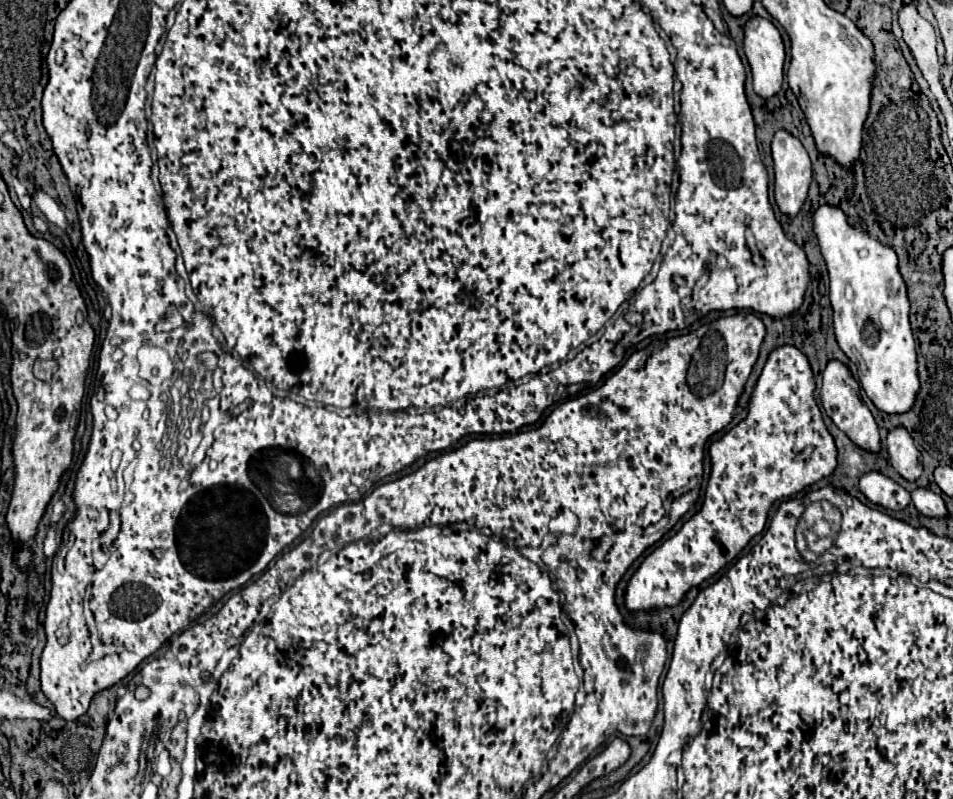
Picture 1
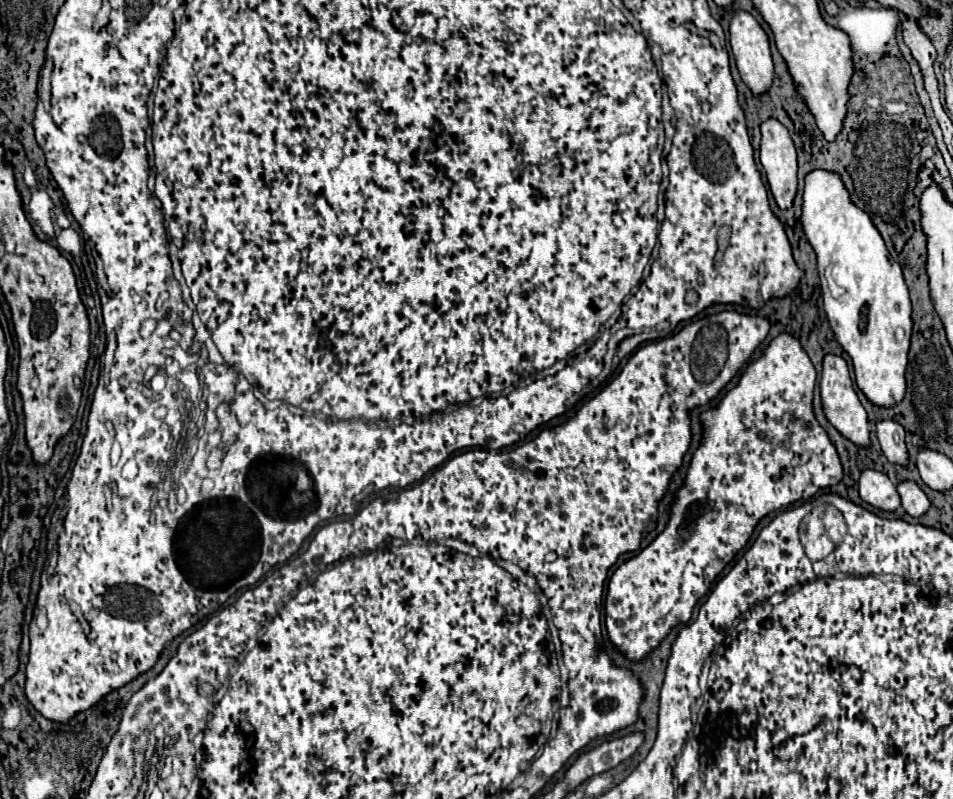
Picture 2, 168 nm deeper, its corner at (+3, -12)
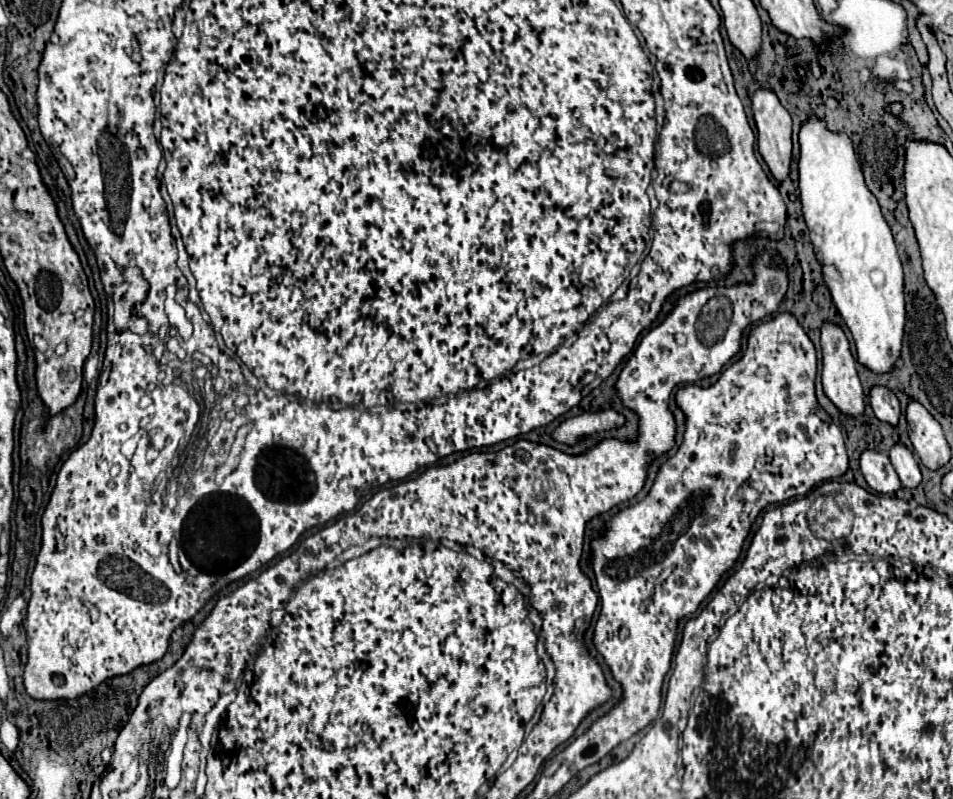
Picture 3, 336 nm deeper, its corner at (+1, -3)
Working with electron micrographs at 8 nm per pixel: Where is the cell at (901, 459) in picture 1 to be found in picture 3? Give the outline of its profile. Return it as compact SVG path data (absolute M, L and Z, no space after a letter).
M876 385L870 389L870 397L868 397L876 417L880 421L888 421L890 425L896 425L898 423L898 417L900 417L900 403L896 399L896 395L888 389L888 387L882 387L882 385Z

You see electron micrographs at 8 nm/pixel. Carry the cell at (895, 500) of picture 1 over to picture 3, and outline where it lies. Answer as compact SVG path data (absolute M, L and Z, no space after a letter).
M864 451L860 455L860 469L862 469L866 483L876 493L894 493L900 489L900 479L886 453Z

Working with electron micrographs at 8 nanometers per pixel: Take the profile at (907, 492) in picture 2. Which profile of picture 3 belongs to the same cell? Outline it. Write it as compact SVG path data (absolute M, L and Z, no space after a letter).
M894 443L888 451L890 455L890 461L902 481L904 487L916 487L920 481L922 481L922 475L920 475L920 467L918 467L918 461L914 459L914 453L902 445L902 443Z

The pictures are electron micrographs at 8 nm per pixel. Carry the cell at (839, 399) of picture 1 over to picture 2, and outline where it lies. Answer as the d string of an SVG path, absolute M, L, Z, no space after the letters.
M828 354L824 358L824 370L822 370L822 378L820 378L820 394L822 394L822 406L824 406L824 416L828 418L828 422L850 442L854 442L856 446L870 446L870 426L868 426L868 416L864 406L860 404L850 374L848 374L848 364L846 360L842 360L840 356Z

